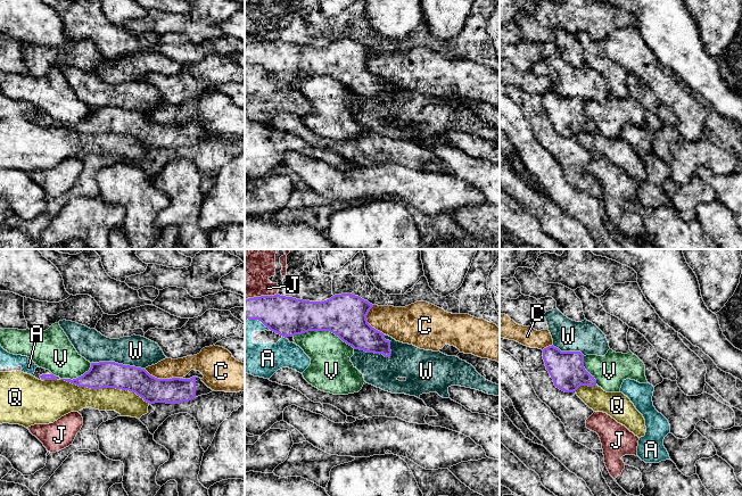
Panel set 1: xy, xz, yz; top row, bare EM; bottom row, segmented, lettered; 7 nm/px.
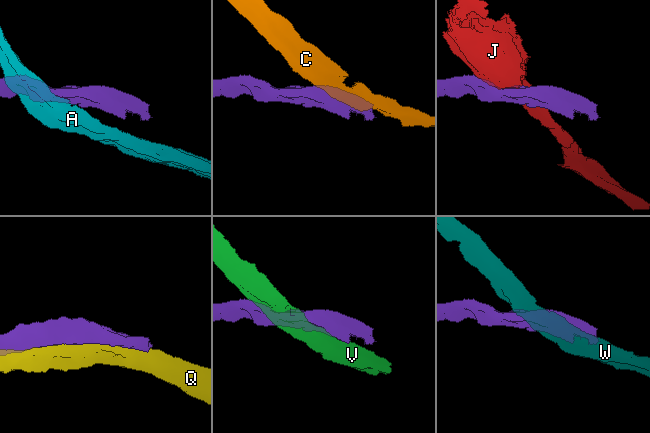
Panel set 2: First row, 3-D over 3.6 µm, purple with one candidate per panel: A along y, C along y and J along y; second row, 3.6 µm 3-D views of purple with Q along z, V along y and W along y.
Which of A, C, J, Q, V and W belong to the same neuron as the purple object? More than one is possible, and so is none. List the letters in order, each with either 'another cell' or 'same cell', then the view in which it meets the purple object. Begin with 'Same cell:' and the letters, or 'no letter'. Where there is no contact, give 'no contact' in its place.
Same cell: no letter
A: another cell | xz
C: another cell | xy
J: another cell | xz
Q: another cell | xy
V: another cell | xz
W: another cell | xz

